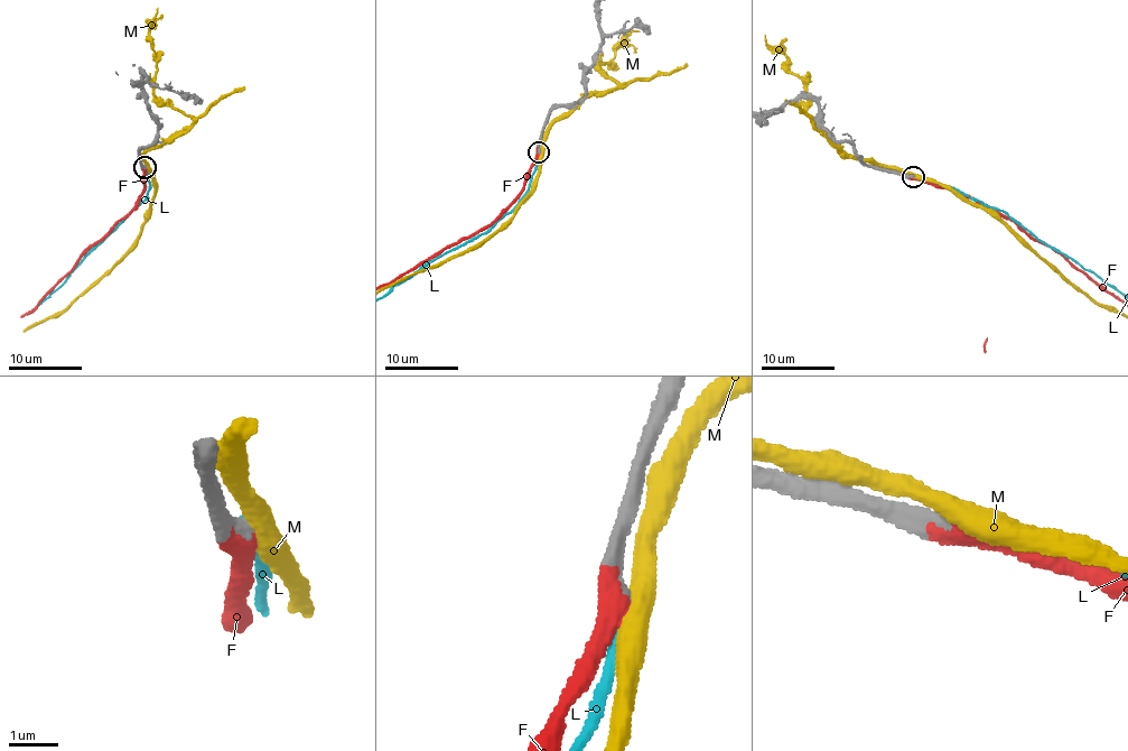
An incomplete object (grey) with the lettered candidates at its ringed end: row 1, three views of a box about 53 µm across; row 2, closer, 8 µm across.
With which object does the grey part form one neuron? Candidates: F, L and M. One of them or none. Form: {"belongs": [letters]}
{"belongs": ["F"]}

